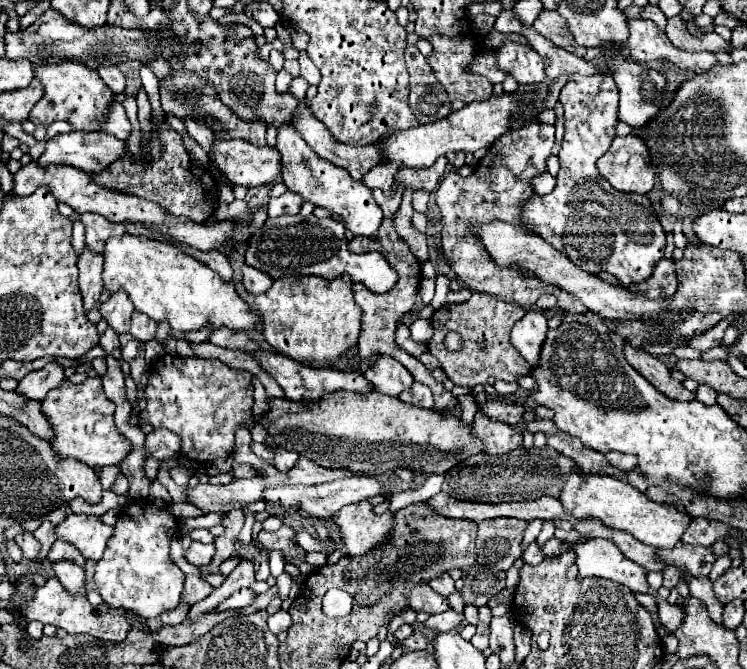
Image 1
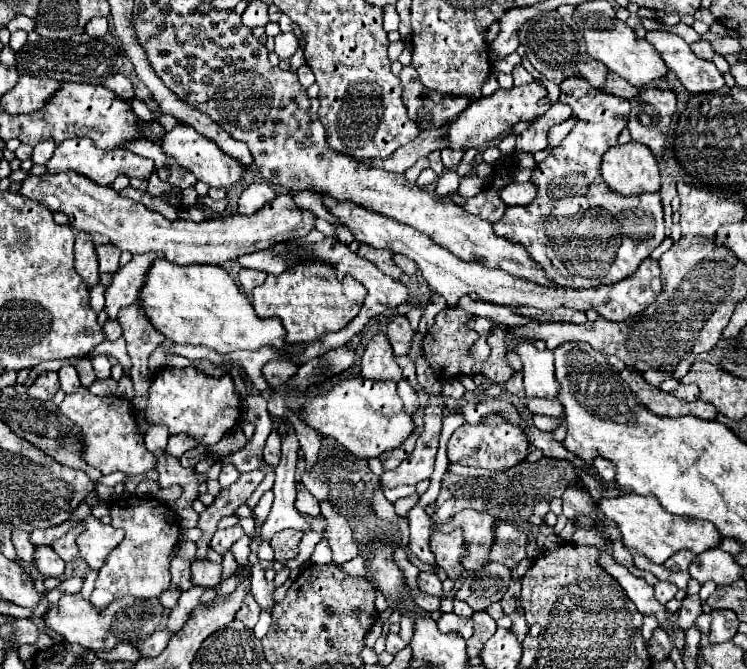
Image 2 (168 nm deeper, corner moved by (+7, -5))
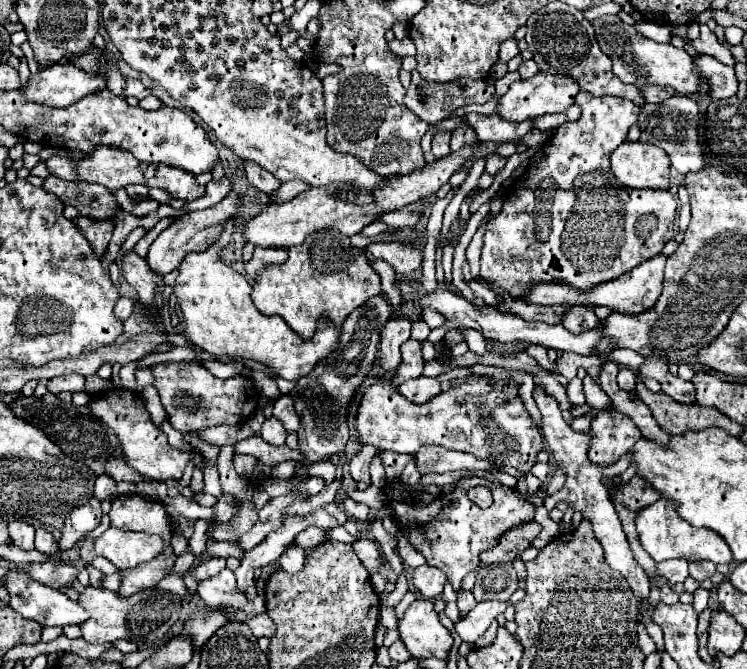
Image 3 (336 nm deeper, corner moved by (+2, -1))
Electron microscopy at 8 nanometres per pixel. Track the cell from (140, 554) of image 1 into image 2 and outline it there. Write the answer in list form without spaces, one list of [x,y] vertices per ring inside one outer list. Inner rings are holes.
[[[137,496],[121,498],[111,506],[111,526],[125,530],[125,542],[107,556],[105,566],[99,570],[91,604],[105,608],[115,598],[137,596],[157,598],[171,584],[169,560],[175,544],[179,542],[179,522],[175,512],[159,500],[143,500]]]

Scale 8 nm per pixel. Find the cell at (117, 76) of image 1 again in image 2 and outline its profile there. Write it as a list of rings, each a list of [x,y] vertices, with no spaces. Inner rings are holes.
[[[115,74],[115,76],[111,76],[109,80],[105,80],[105,88],[109,88],[109,90],[113,90],[119,98],[123,98],[123,100],[131,100],[133,98],[133,84],[131,84],[131,80],[127,78],[127,76],[123,76],[123,74]]]

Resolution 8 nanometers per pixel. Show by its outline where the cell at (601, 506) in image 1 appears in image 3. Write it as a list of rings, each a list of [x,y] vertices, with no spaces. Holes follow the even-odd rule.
[[[660,498],[658,502],[642,508],[634,516],[636,530],[638,530],[638,540],[642,548],[656,560],[668,560],[668,558],[686,558],[686,560],[712,560],[714,564],[720,562],[730,562],[730,548],[726,548],[726,542],[718,532],[708,532],[708,528],[694,528],[682,520],[676,512],[676,504],[666,498]]]

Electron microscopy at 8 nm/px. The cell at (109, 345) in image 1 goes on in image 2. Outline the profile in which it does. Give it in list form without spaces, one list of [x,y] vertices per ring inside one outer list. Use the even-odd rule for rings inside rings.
[[[107,320],[105,326],[103,326],[103,332],[107,336],[107,340],[117,340],[121,336],[121,324],[117,320]]]

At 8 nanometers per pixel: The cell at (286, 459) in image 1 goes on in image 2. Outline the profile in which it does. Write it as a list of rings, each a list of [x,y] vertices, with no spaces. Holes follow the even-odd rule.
[[[273,430],[267,438],[267,444],[265,444],[265,450],[263,450],[263,456],[265,456],[265,462],[271,464],[271,466],[277,466],[279,464],[279,456],[281,456],[281,438],[279,438],[279,432]]]

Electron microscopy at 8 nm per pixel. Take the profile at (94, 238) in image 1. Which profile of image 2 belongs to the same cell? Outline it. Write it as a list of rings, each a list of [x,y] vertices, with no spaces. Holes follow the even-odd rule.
[[[97,246],[97,256],[99,256],[99,270],[115,274],[119,268],[119,256],[121,250],[117,246]]]

